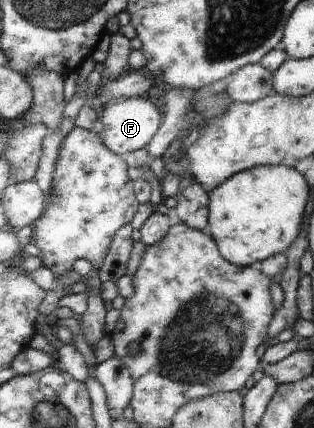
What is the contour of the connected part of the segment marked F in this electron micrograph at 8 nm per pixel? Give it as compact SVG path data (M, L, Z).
M141 97L116 101L116 103L110 103L108 107L100 107L98 111L99 122L95 132L100 135L102 143L108 149L121 156L142 148L146 149L161 128L164 118L164 114L158 111L152 101Z

